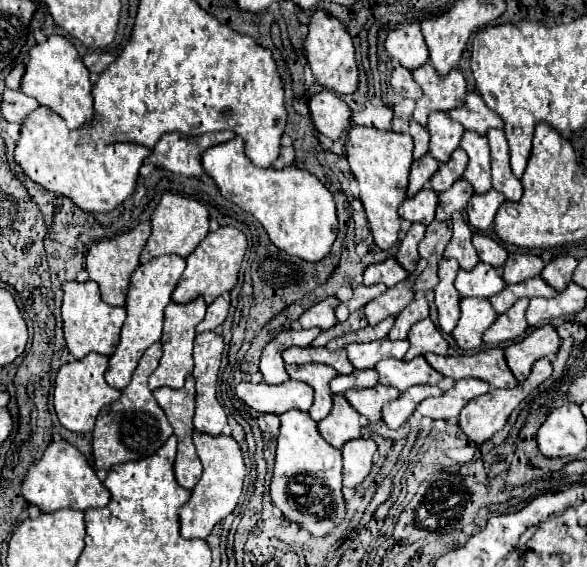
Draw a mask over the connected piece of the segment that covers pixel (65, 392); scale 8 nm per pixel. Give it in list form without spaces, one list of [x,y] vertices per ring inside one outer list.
[[[88,354],[82,360],[72,360],[64,364],[58,370],[54,384],[54,410],[64,428],[80,434],[92,432],[98,412],[110,402],[116,402],[120,398],[120,390],[108,386],[108,382],[104,380],[104,374],[108,370],[108,360],[110,358],[102,354]]]

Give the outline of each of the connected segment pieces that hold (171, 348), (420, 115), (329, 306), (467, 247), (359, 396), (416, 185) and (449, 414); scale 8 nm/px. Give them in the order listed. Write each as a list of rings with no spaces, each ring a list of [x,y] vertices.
[[[196,298],[188,304],[176,304],[170,302],[168,310],[164,314],[166,322],[164,322],[164,336],[162,336],[162,344],[164,344],[164,352],[160,358],[160,366],[152,372],[148,386],[152,390],[162,388],[162,386],[170,386],[170,388],[180,388],[186,382],[186,376],[192,374],[194,370],[194,358],[192,358],[192,350],[194,350],[194,338],[196,338],[196,326],[204,320],[206,316],[206,302],[204,298]]]
[[[432,64],[420,66],[412,72],[414,80],[422,86],[424,94],[416,102],[414,120],[420,126],[428,124],[428,116],[432,112],[450,112],[452,108],[464,106],[466,100],[466,80],[460,70],[452,70],[448,76],[438,76]]]
[[[326,298],[326,300],[314,304],[310,310],[306,310],[306,312],[300,316],[300,320],[298,320],[300,326],[302,326],[302,328],[318,326],[318,328],[322,328],[322,330],[332,328],[332,326],[336,324],[334,312],[336,312],[336,306],[338,306],[338,304],[340,304],[340,302],[338,302],[336,298]]]
[[[452,214],[452,240],[444,250],[444,258],[458,260],[462,270],[472,270],[480,260],[472,246],[472,230],[464,222],[462,214]]]
[[[378,384],[370,390],[348,390],[348,394],[344,394],[344,396],[352,404],[352,408],[356,408],[362,416],[366,416],[370,420],[370,424],[380,424],[382,406],[388,402],[394,402],[400,396],[400,392],[396,388]]]
[[[424,154],[424,158],[420,158],[420,160],[414,160],[410,182],[408,182],[408,196],[418,194],[430,182],[432,174],[436,174],[438,166],[440,164],[430,154]]]
[[[464,378],[464,380],[458,380],[442,396],[420,402],[418,412],[432,420],[456,420],[468,400],[482,396],[488,390],[490,390],[488,382],[478,378]]]

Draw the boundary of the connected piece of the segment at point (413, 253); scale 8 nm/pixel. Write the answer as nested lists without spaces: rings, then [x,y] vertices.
[[[412,224],[410,232],[406,234],[406,238],[400,242],[400,248],[398,248],[398,254],[396,254],[396,260],[402,264],[402,268],[406,272],[414,272],[416,270],[416,262],[420,260],[420,254],[418,254],[418,244],[420,244],[420,238],[424,238],[426,234],[426,226],[424,224]]]

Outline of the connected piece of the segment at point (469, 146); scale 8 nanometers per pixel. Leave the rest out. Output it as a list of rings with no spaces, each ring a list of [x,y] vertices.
[[[464,132],[460,148],[464,148],[468,158],[470,158],[468,170],[464,172],[464,178],[474,186],[476,194],[486,194],[492,188],[490,150],[488,150],[486,136],[480,136],[476,132]]]

